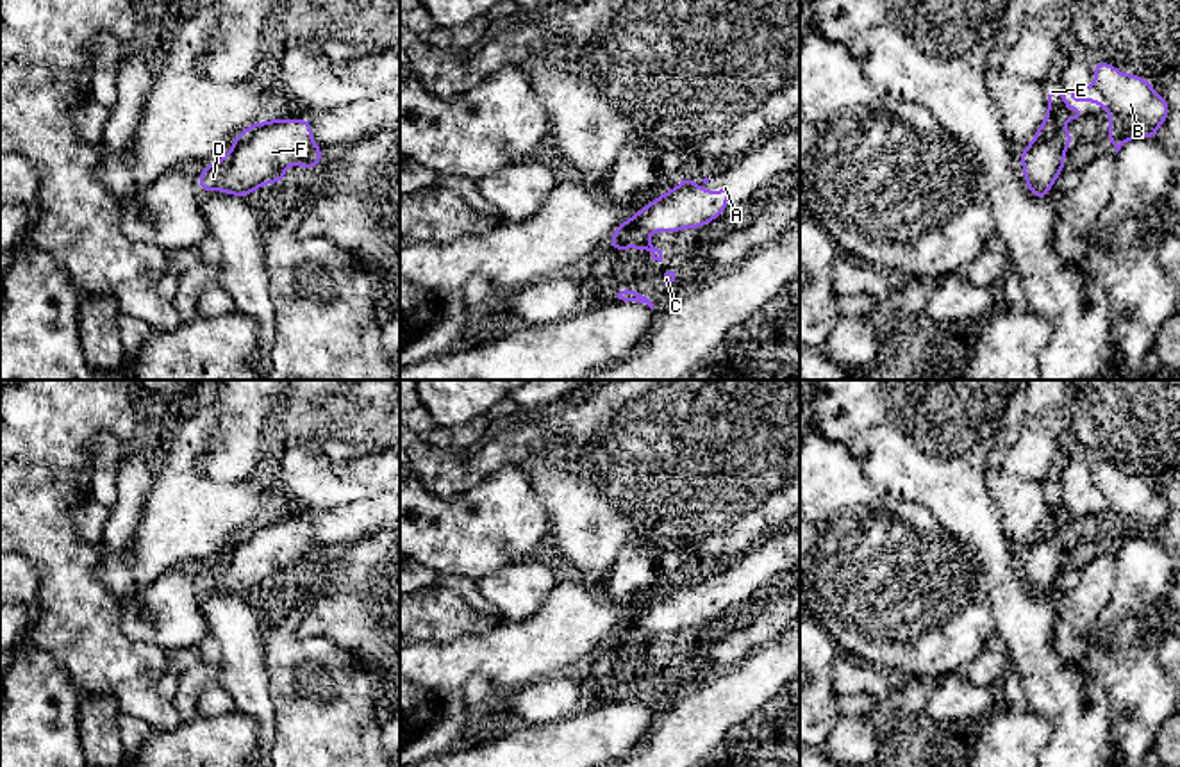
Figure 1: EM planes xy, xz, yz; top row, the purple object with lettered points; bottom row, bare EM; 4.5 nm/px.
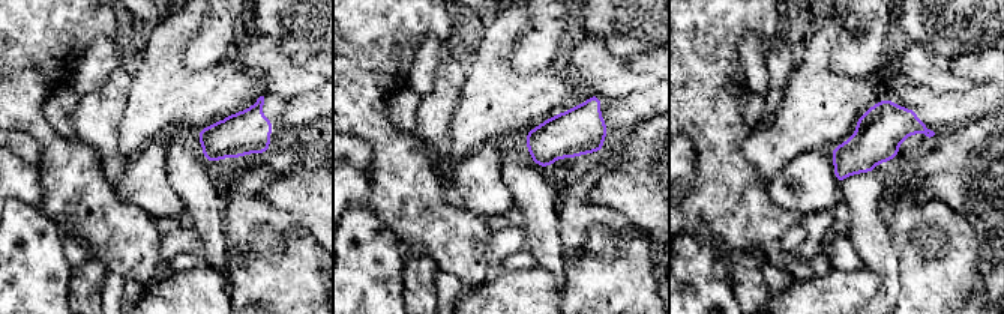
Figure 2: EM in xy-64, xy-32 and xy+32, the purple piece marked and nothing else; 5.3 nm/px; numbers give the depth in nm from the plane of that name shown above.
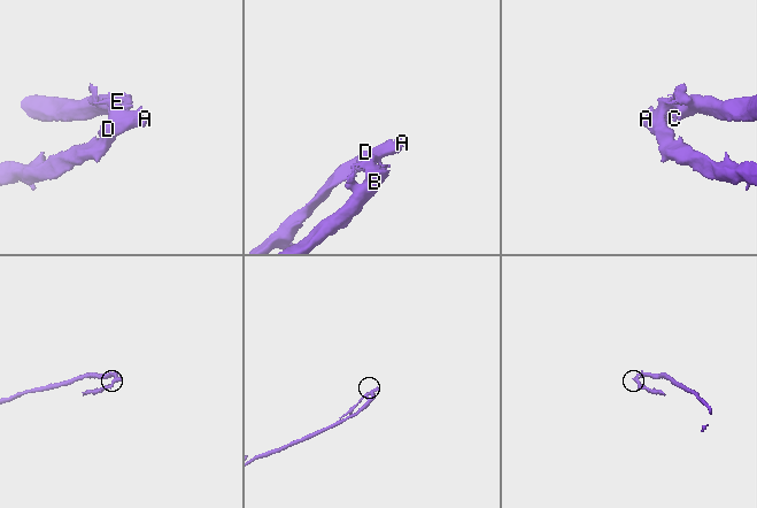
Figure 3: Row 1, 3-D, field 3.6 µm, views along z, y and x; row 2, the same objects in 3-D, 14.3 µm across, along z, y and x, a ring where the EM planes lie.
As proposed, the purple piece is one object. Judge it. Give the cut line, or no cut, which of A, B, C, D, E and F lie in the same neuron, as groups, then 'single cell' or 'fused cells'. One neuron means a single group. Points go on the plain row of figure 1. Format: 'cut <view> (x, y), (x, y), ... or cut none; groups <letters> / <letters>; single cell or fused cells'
cut xy (261, 523), (229, 553); groups A D F / B C E; fused cells

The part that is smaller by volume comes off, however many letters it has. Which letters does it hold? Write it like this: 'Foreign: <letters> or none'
Foreign: A, D, F

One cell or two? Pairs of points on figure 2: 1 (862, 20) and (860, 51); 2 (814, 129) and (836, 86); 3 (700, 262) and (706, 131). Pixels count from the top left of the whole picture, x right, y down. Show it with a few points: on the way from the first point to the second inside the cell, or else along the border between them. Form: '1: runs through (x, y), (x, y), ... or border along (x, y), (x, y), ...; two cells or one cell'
1: runs through (862, 27), (860, 44); one cell
2: runs through (814, 119), (836, 96); one cell
3: border along (698, 238), (718, 239), (731, 250); two cells

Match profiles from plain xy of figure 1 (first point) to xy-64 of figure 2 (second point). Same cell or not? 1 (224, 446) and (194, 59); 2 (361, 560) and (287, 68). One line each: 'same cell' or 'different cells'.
1: same cell
2: different cells

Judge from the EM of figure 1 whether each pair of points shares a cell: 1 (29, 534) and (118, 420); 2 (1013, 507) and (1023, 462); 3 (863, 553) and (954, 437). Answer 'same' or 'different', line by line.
1: same
2: different
3: different

